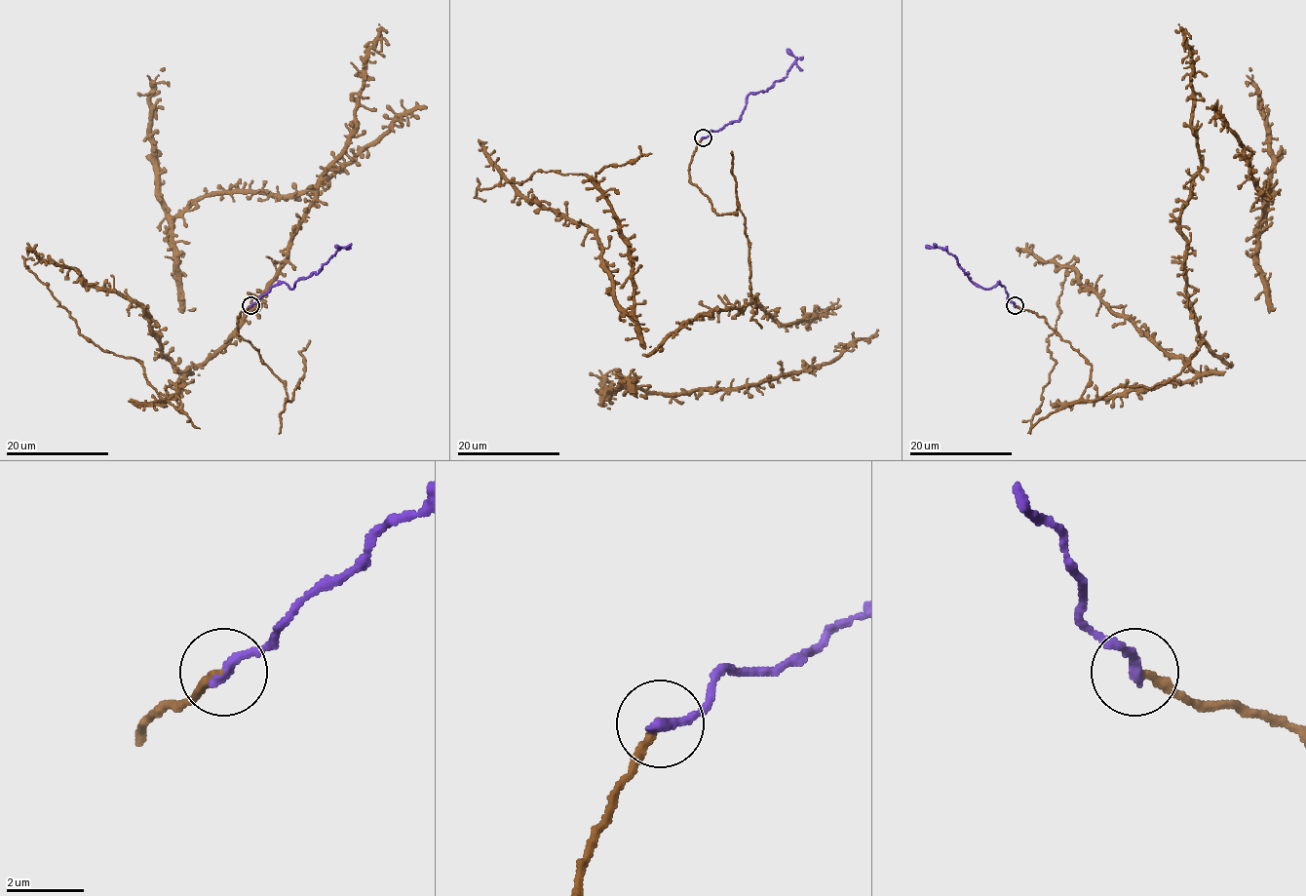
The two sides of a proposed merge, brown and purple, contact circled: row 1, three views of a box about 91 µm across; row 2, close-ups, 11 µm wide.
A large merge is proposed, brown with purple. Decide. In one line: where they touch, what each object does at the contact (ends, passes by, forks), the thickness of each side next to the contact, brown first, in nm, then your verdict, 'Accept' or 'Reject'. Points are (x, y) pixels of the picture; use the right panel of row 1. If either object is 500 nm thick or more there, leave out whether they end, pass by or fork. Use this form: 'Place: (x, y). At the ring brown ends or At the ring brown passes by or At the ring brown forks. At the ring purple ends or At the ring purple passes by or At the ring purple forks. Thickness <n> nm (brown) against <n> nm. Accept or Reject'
Place: (1015, 305). At the ring brown ends. At the ring purple ends. Thickness 180 nm (brown) against 280 nm. Reject

